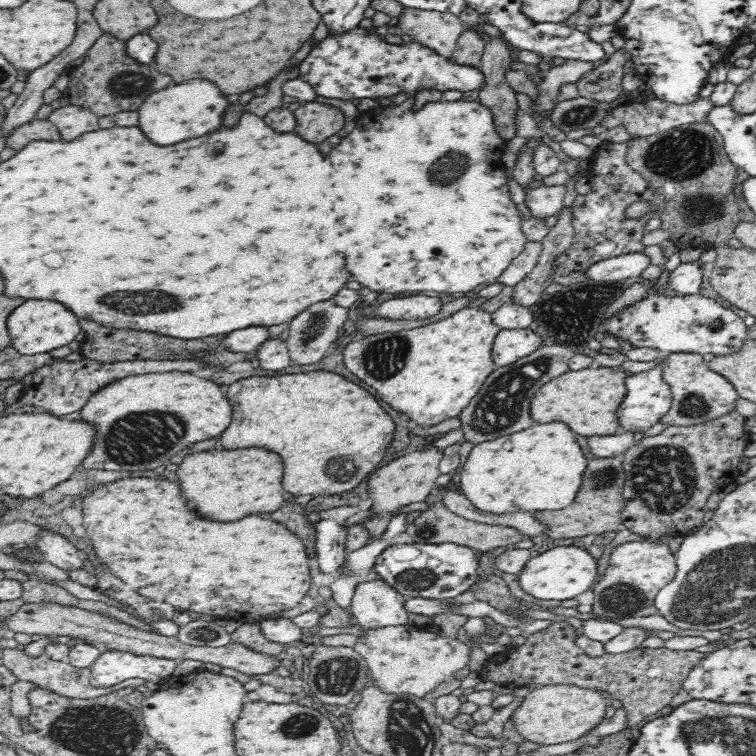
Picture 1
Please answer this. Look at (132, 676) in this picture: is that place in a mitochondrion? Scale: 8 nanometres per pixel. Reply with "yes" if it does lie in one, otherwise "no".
no

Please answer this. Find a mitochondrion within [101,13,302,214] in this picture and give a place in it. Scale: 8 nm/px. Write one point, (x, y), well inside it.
(123, 84)

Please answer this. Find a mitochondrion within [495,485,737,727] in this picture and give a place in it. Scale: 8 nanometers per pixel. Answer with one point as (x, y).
(618, 598)

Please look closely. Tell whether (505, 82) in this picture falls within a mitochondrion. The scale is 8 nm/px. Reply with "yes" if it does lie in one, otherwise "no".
no

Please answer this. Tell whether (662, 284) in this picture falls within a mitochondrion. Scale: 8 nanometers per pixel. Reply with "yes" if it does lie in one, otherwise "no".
no

